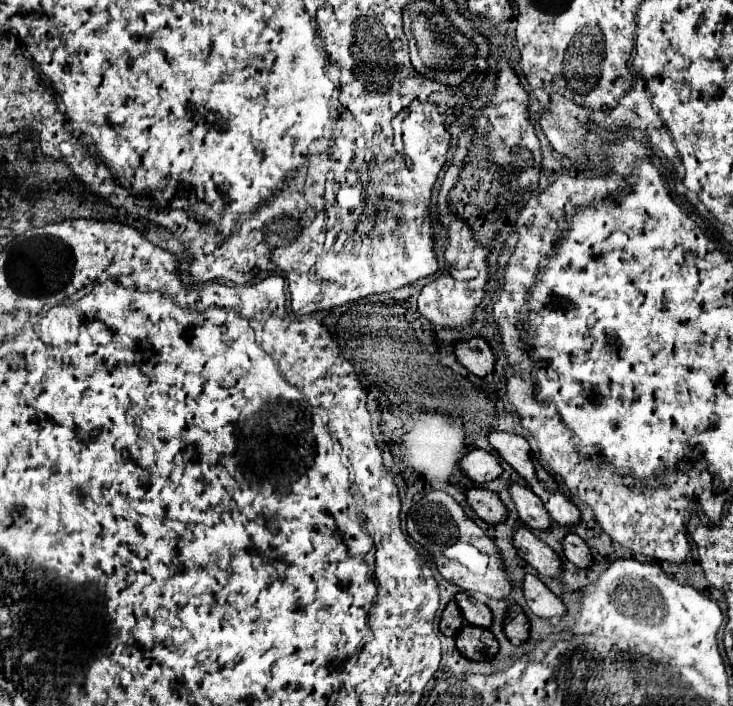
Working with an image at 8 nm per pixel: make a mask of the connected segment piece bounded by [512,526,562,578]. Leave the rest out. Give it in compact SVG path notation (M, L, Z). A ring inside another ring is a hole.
M518 526L514 536L512 536L512 546L516 548L518 556L522 560L526 560L530 566L534 566L538 570L538 574L542 576L552 576L556 578L562 564L556 556L556 552L546 546L540 538L536 538L526 526Z

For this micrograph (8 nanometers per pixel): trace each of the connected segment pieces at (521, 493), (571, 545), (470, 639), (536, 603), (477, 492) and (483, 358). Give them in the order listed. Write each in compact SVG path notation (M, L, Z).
M510 482L508 492L510 492L510 496L512 496L514 504L516 504L516 510L520 514L520 520L526 526L538 528L538 530L548 530L550 516L548 516L544 504L540 502L540 498L532 490L520 486L518 482Z
M566 534L566 536L562 538L562 550L564 550L564 556L566 556L572 564L576 564L576 566L580 566L580 568L590 566L590 562L592 562L588 546L586 546L584 540L582 540L580 536L576 536L576 534Z
M464 624L456 636L456 648L470 660L492 660L498 652L498 642L490 630Z
M526 574L524 582L522 582L522 592L526 598L526 604L532 608L532 612L536 616L542 618L552 618L552 616L562 616L566 612L566 608L562 606L560 598L556 598L544 584L540 578L536 578L534 574Z
M464 488L468 506L488 524L498 524L506 518L506 508L502 506L500 498L484 488Z
M472 336L468 340L456 340L452 348L454 348L454 356L468 372L476 376L486 376L492 372L494 354L484 338Z

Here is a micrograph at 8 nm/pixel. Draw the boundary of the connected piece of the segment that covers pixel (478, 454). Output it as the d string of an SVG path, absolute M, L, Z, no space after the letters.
M472 450L470 454L466 454L460 460L460 468L466 474L466 478L478 484L494 480L502 474L502 466L498 464L498 460L484 450Z

